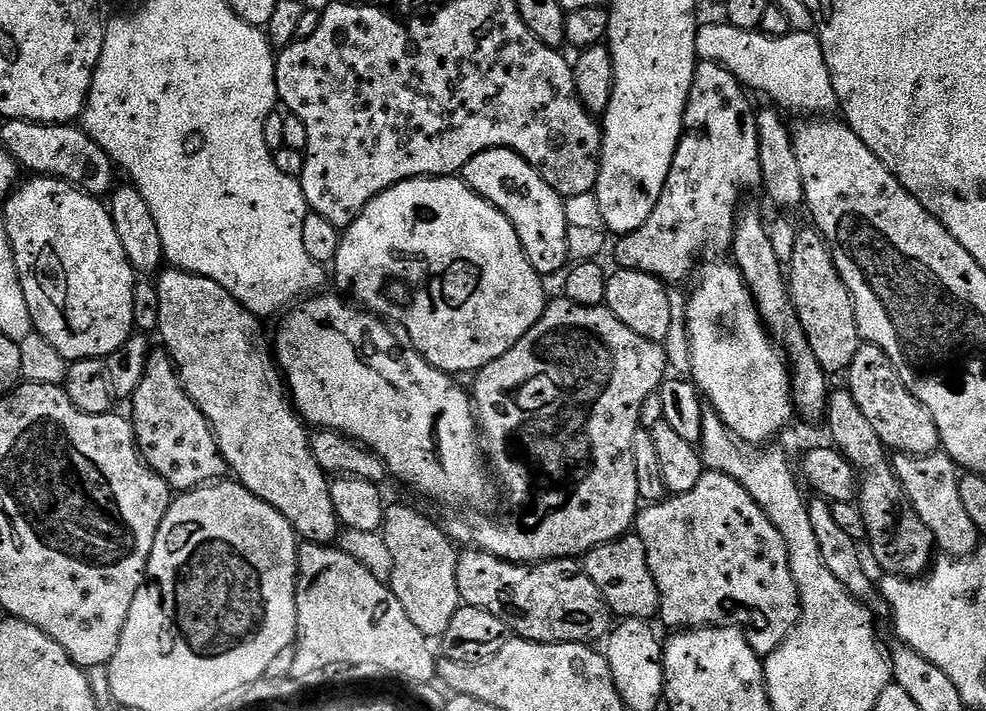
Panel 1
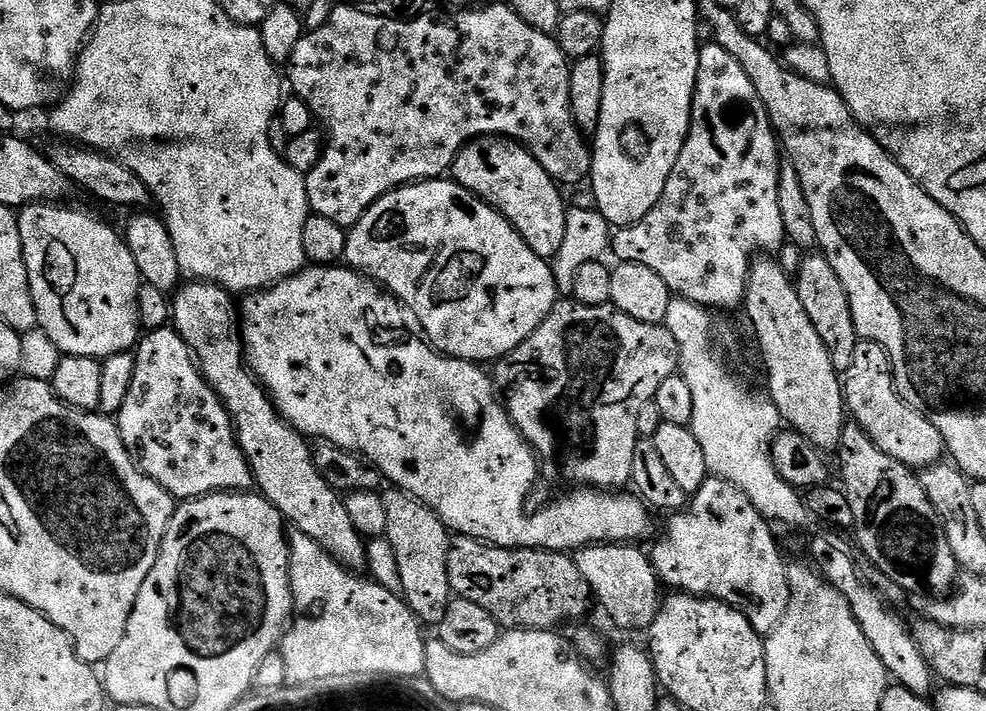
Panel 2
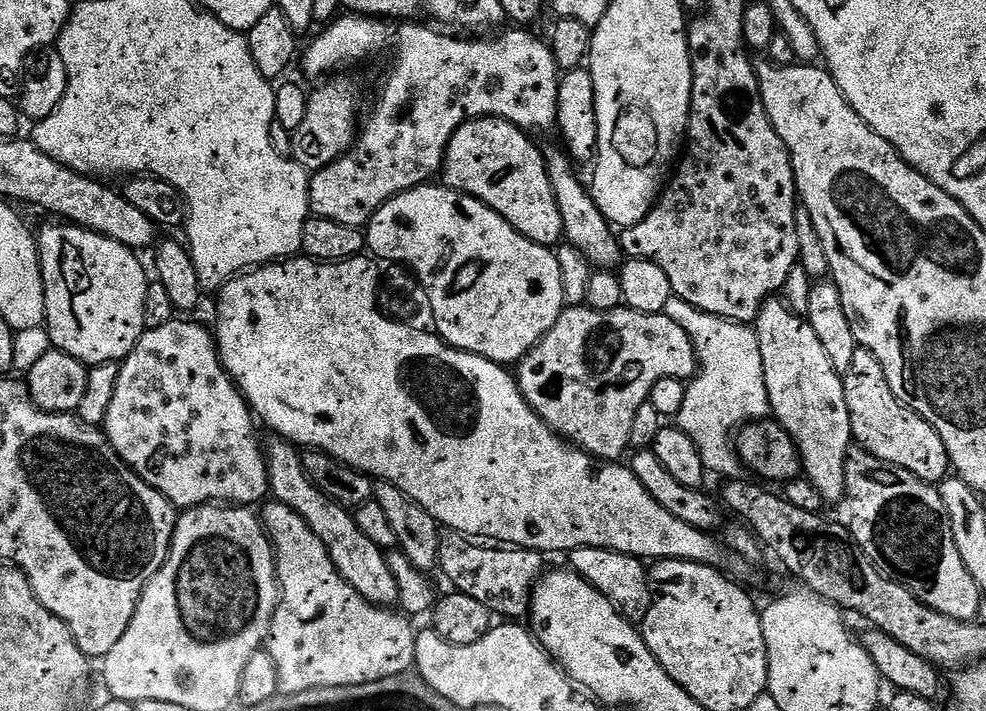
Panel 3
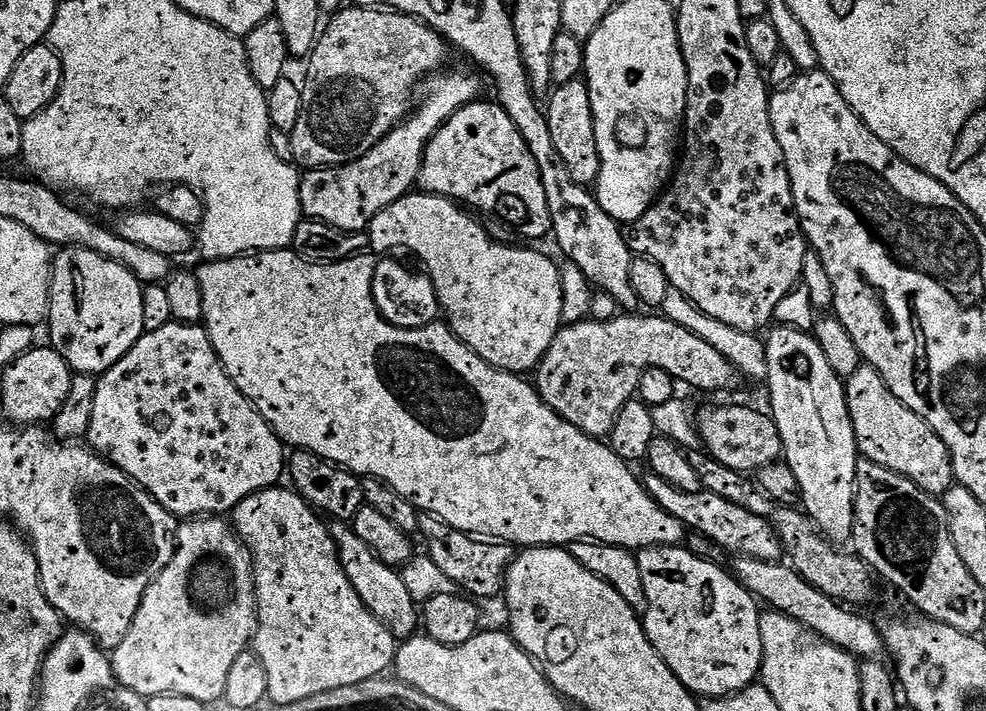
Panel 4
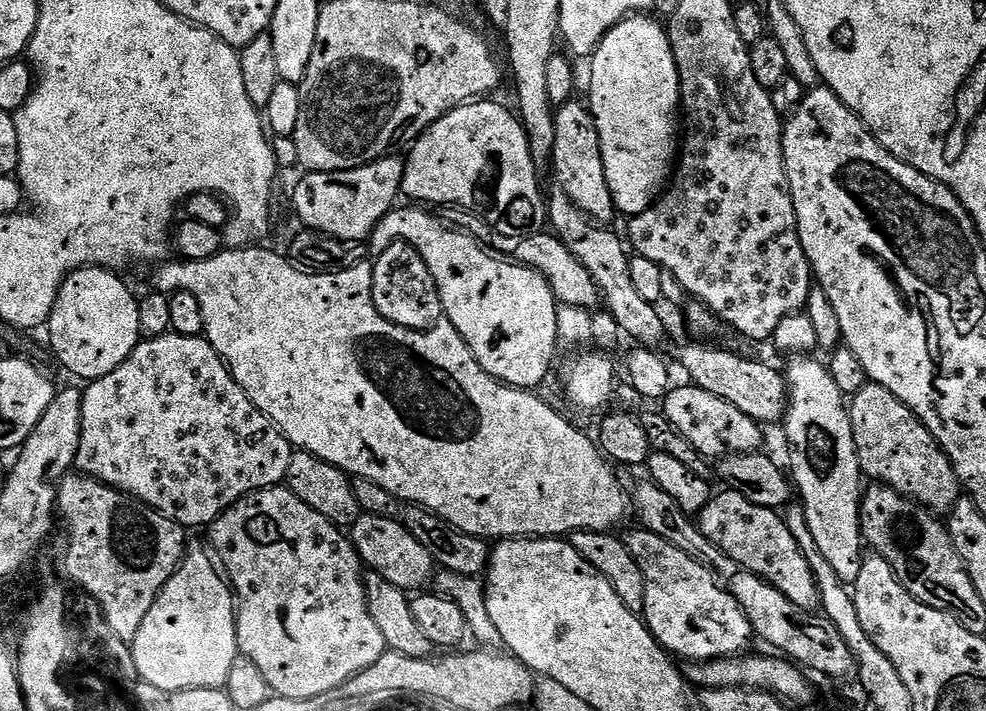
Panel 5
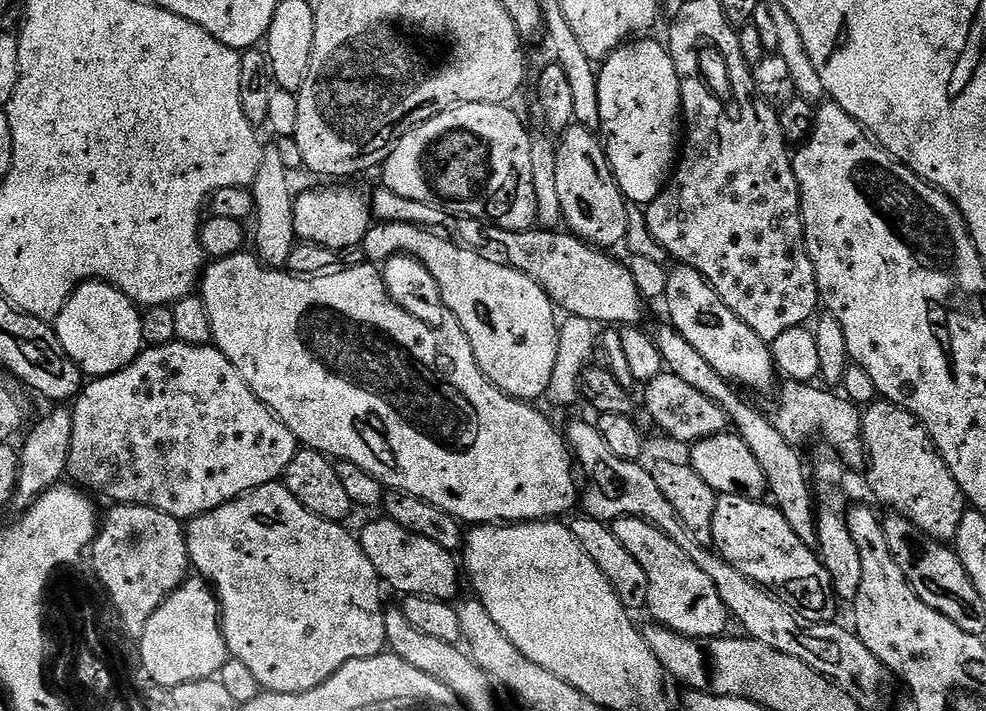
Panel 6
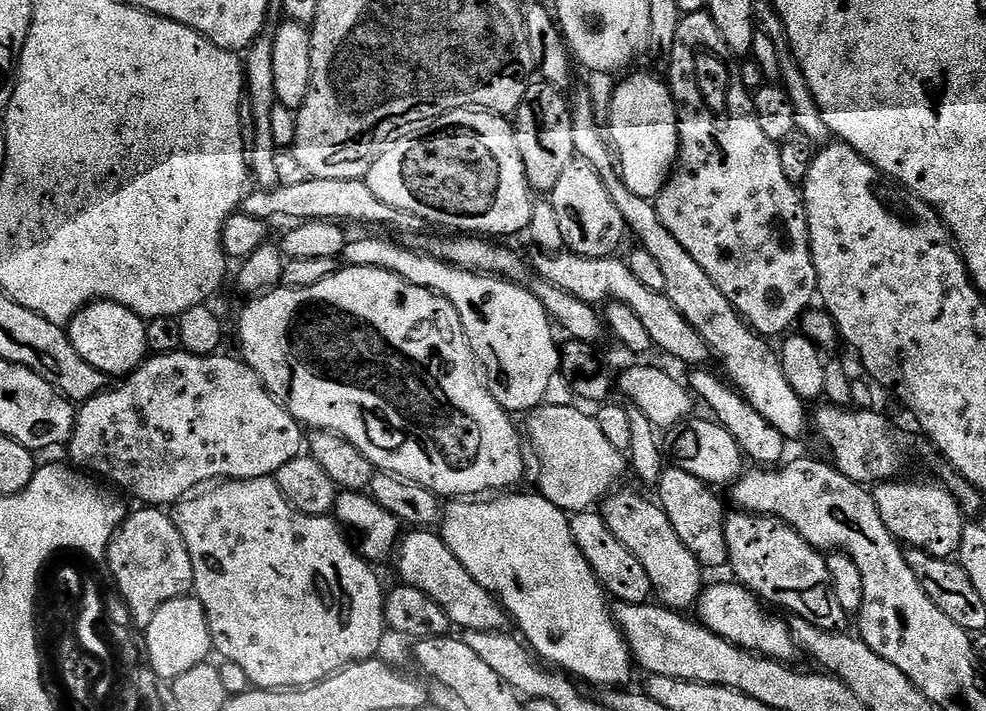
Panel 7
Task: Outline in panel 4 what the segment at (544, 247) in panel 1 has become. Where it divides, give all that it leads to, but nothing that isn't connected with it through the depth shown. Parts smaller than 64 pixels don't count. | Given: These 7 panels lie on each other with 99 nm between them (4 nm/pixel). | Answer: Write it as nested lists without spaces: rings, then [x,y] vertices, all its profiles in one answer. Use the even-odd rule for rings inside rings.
[[[477,102],[459,108],[434,134],[432,141],[424,147],[419,187],[433,196],[446,196],[450,200],[463,202],[469,209],[477,208],[472,209],[477,213],[489,212],[506,227],[513,228],[518,235],[525,236],[528,239],[525,241],[536,242],[532,240],[540,240],[544,235],[547,237],[552,230],[550,206],[546,202],[546,190],[538,174],[538,162],[534,162],[534,154],[530,154],[526,142],[522,142],[518,126],[510,122],[510,114],[506,114],[506,110],[502,110],[495,102],[484,103]]]

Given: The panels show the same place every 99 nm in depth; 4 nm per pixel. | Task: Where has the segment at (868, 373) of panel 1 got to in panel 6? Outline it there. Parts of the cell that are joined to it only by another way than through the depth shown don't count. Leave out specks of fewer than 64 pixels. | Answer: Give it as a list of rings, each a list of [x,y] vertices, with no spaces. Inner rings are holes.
[[[877,398],[863,409],[860,417],[860,437],[864,440],[866,453],[866,473],[868,484],[880,504],[885,504],[895,515],[903,516],[905,520],[918,526],[927,536],[933,536],[941,542],[955,541],[958,534],[958,522],[962,522],[966,511],[964,492],[958,482],[950,474],[942,454],[936,449],[936,443],[930,438],[920,421],[897,404],[889,400]]]

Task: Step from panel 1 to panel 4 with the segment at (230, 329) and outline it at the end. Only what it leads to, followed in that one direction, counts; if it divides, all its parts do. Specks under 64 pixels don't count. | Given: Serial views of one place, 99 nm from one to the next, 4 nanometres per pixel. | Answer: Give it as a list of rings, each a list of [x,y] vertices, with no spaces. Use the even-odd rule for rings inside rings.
[[[335,521],[329,525],[329,532],[339,551],[339,562],[343,572],[350,579],[355,593],[362,599],[367,609],[391,630],[392,636],[397,641],[403,642],[415,635],[420,626],[420,610],[410,595],[401,573],[382,563],[366,545],[366,542],[353,531],[351,525],[343,521]]]

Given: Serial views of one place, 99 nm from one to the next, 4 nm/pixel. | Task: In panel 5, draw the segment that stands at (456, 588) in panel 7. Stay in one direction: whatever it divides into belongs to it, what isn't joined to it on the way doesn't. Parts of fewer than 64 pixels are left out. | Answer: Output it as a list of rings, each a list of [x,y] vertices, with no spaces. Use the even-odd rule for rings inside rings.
[[[362,514],[352,523],[350,539],[361,561],[371,571],[386,578],[387,582],[401,588],[404,593],[415,593],[425,587],[424,583],[427,585],[433,579],[432,555],[428,553],[426,546],[422,546],[422,542],[418,542],[418,538],[414,538],[414,534],[410,534],[410,530],[404,528],[399,519],[378,514]]]

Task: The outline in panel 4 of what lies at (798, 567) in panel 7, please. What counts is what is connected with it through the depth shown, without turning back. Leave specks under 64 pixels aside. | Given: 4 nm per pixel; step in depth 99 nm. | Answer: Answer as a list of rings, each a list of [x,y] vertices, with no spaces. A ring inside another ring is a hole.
[[[651,471],[643,477],[642,483],[650,498],[654,498],[654,502],[658,502],[658,506],[662,506],[666,514],[670,514],[675,520],[681,520],[685,529],[705,536],[709,542],[716,545],[717,549],[724,551],[725,548],[736,556],[749,556],[759,560],[781,559],[780,539],[772,524],[764,518],[758,518],[756,514],[750,514],[750,510],[742,510],[742,506],[734,506],[734,502],[718,498],[718,494],[710,494],[703,490],[683,492],[670,486],[670,482],[658,478],[658,474]]]

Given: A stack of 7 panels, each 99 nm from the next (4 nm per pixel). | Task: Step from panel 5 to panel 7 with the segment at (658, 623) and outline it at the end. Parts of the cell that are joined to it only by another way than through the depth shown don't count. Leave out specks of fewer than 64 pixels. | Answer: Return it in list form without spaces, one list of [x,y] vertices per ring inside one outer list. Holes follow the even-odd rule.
[[[620,492],[608,497],[602,504],[602,515],[606,526],[642,562],[646,570],[646,578],[650,578],[655,599],[669,610],[688,610],[700,599],[702,583],[700,563],[682,546],[678,534],[674,534],[674,526],[670,526],[670,518],[666,518],[664,509],[659,503],[643,500],[632,492]]]

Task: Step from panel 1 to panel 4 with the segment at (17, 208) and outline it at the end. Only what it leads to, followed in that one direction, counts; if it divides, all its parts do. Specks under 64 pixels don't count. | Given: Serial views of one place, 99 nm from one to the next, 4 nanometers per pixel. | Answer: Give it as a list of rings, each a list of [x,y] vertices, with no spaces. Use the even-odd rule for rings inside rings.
[[[60,248],[52,261],[52,289],[48,299],[46,329],[52,335],[51,347],[71,366],[73,373],[99,377],[109,372],[144,335],[142,294],[144,285],[126,266],[118,266],[102,254],[85,248]]]

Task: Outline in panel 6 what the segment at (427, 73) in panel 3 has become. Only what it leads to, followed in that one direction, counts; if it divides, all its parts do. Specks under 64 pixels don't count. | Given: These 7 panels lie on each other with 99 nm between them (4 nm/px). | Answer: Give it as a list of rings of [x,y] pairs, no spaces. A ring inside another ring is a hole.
[[[332,182],[329,188],[312,188],[294,199],[294,230],[297,241],[317,244],[335,252],[347,253],[348,248],[359,249],[364,243],[368,229],[374,223],[369,197],[360,188],[351,188],[348,182]]]

